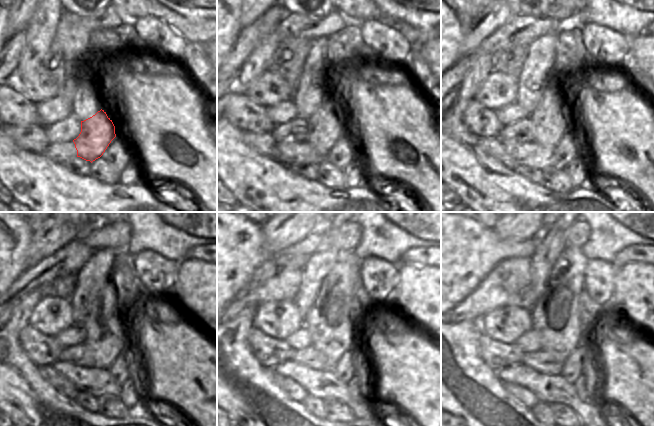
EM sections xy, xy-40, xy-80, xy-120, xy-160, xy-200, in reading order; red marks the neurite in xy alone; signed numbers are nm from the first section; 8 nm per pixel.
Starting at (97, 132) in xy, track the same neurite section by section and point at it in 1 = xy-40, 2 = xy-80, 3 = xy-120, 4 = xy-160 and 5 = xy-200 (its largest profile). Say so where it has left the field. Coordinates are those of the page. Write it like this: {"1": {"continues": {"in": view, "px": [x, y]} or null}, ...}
{"1": {"continues": {"in": "xy-40", "px": [325, 125]}}, "2": {"continues": {"in": "xy-80", "px": [551, 122]}}, "3": {"continues": {"in": "xy-120", "px": [105, 335]}}, "4": {"continues": {"in": "xy-160", "px": [331, 320]}}, "5": {"continues": {"in": "xy-200", "px": [555, 317]}}}

